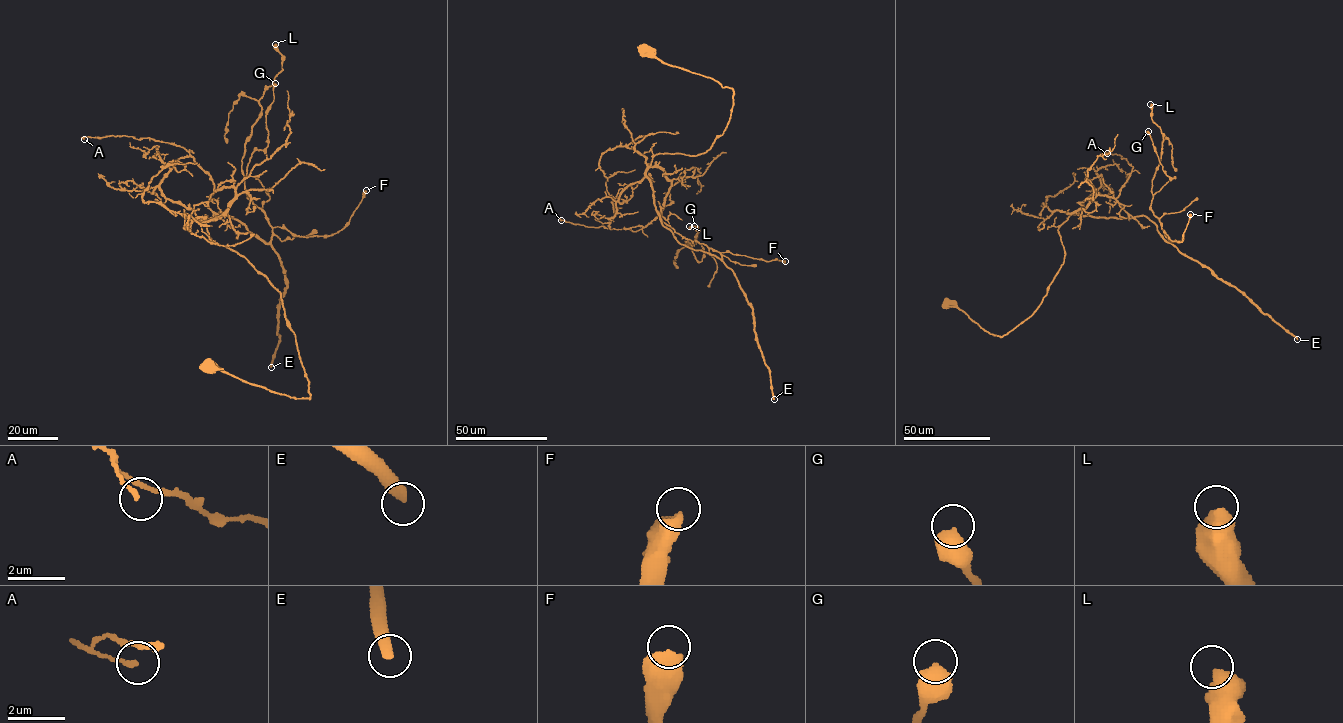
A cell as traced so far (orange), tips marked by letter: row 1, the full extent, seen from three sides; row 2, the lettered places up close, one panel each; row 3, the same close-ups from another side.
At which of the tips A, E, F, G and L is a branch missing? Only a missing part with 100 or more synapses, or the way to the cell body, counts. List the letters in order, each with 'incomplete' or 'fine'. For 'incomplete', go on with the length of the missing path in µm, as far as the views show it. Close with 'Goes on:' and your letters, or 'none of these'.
A: fine
E: incomplete; missing 500 µm
F: fine
G: fine
L: fine
Goes on: E

